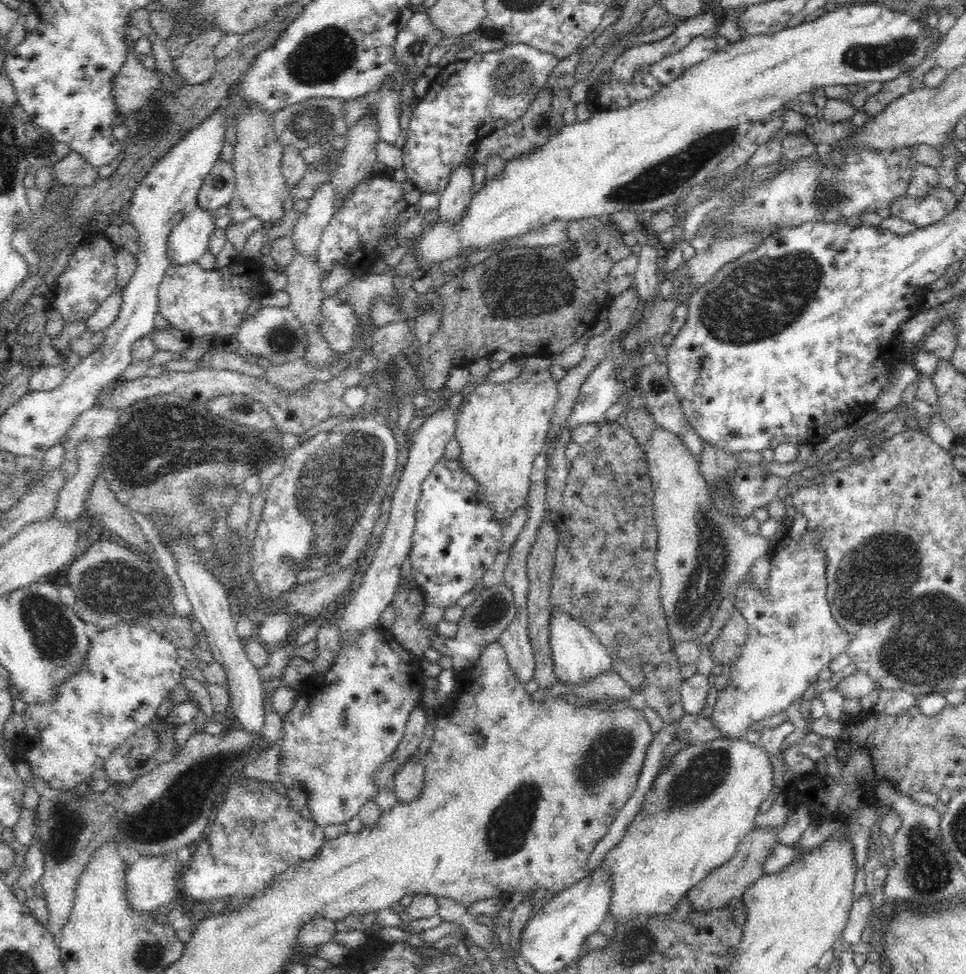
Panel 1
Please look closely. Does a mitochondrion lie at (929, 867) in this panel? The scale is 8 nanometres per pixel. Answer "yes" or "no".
yes

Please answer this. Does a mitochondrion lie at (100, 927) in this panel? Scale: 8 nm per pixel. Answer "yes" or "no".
no

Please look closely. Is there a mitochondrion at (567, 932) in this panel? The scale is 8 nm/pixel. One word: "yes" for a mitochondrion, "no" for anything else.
no

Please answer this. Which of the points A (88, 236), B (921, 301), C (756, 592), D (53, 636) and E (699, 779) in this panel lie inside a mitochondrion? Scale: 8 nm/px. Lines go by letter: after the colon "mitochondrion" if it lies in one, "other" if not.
A: other
B: other
C: other
D: mitochondrion
E: mitochondrion

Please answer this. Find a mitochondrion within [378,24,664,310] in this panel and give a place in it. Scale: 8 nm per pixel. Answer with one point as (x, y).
(510, 78)

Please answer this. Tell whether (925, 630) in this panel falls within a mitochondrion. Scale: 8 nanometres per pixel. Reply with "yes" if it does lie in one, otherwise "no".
yes

